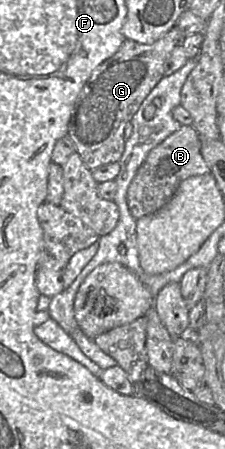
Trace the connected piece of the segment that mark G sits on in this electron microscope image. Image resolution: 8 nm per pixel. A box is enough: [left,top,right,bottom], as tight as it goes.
[68,24,181,170]

